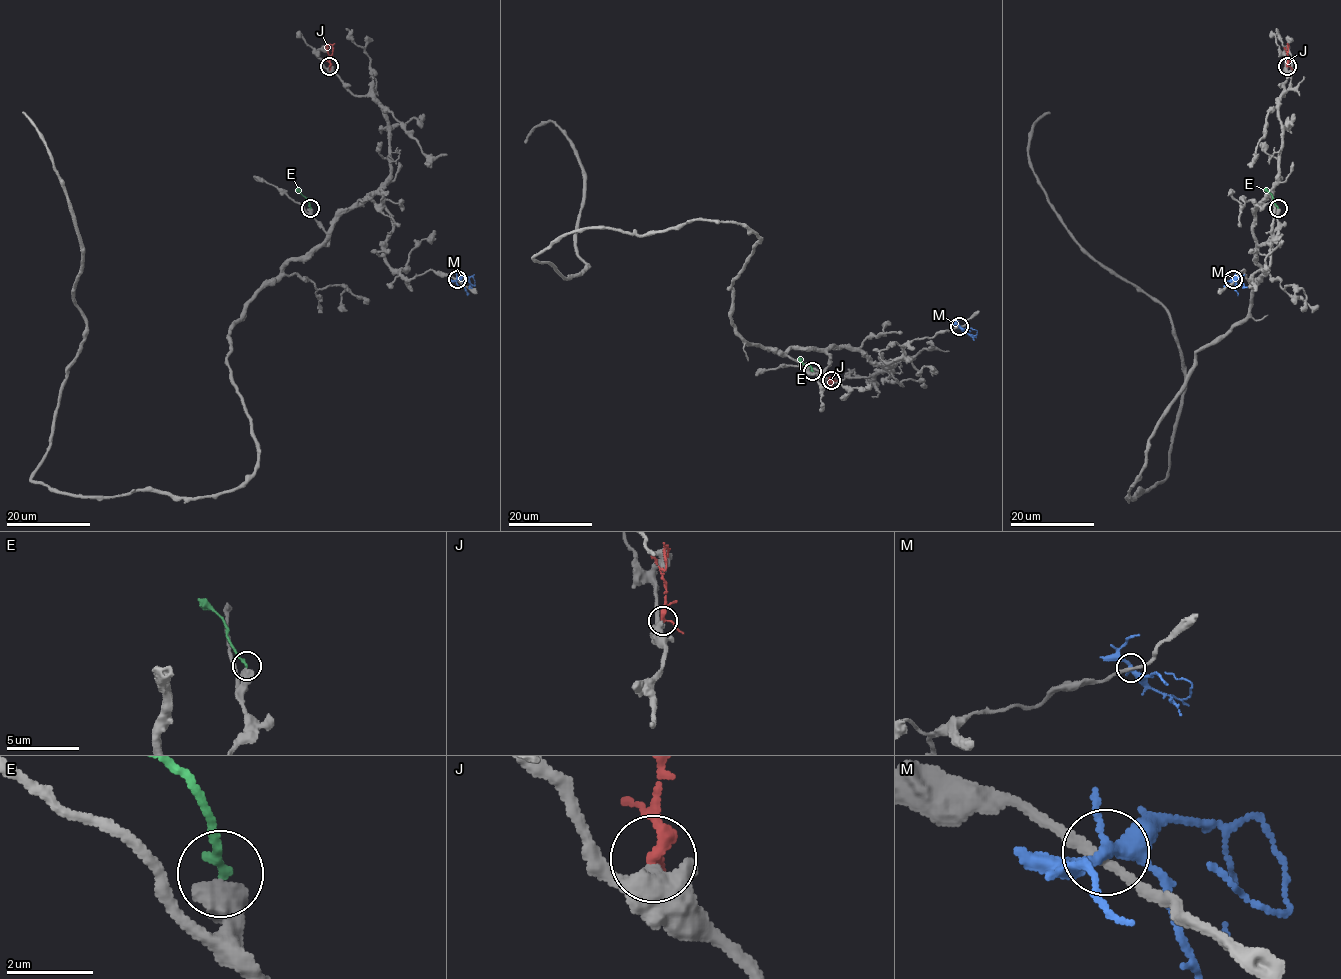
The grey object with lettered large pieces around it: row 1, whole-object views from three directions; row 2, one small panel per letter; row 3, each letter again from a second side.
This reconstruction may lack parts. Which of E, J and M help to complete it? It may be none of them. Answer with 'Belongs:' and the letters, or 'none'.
Belongs: none

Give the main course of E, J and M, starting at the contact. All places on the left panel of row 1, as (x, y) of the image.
E: (310, 207), (309, 201), (297, 188)
J: (329, 66), (333, 46), (325, 48)
M: (457, 280), (471, 277), (475, 285), (467, 281)

